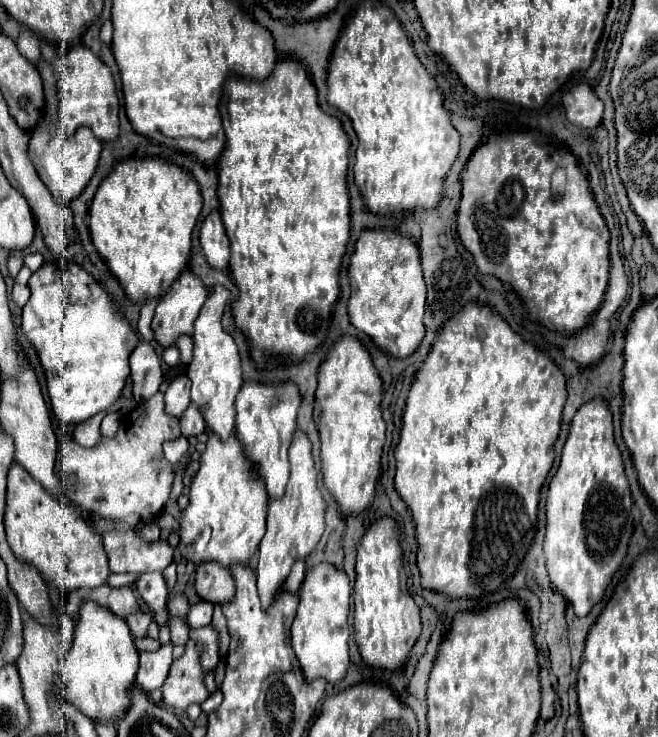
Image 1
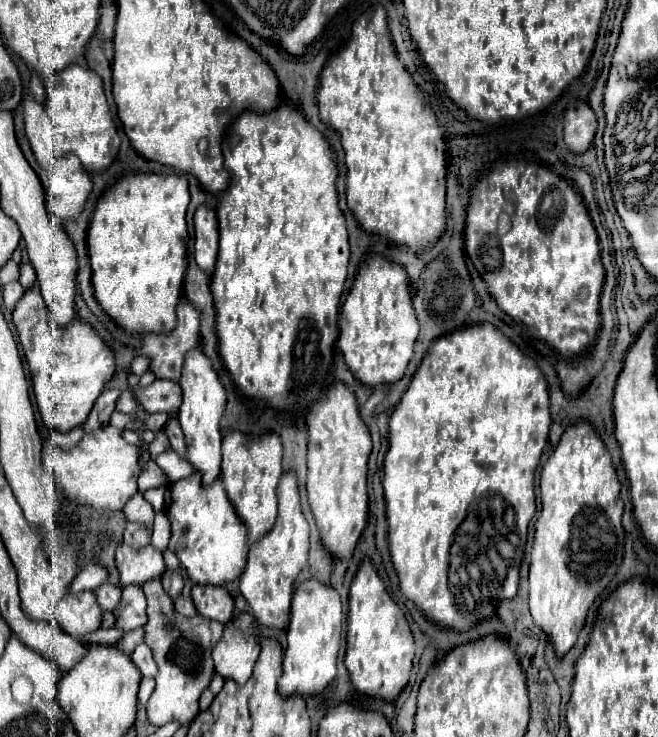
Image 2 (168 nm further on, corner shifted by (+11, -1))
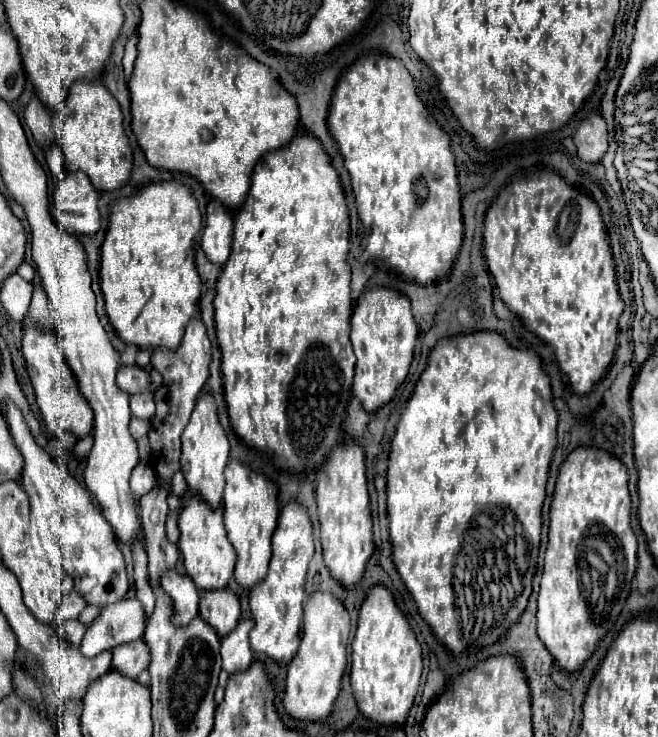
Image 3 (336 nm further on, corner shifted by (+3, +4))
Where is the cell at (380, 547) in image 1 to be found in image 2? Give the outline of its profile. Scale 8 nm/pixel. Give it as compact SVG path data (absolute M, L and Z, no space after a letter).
M364 560L350 586L350 610L346 628L346 668L352 686L370 696L394 702L410 682L414 660L414 638L404 612L390 598L370 560Z

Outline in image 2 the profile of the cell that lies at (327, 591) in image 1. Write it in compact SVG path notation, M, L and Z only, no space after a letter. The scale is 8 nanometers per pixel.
M310 578L302 582L292 598L292 614L288 626L288 644L284 650L284 674L278 682L278 690L284 698L292 694L316 696L336 676L336 660L342 636L342 602L332 586Z

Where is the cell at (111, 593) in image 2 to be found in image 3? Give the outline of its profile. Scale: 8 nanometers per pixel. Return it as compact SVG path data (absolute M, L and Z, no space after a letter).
M4 401L4 417L8 421L12 441L24 459L20 475L22 487L30 497L30 517L32 523L36 523L44 551L50 555L52 563L62 565L64 571L74 577L74 589L88 603L106 607L120 601L128 591L128 575L112 527L102 517L100 509L92 505L88 491L68 473L65 466L60 467L36 443L24 413L12 401Z

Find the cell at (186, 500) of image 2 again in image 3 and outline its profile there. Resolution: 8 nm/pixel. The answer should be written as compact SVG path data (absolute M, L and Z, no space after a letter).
M188 497L186 505L178 515L180 541L178 549L184 557L186 573L192 577L198 589L224 589L234 575L236 567L236 549L228 541L228 533L224 527L224 509L208 509L200 497Z

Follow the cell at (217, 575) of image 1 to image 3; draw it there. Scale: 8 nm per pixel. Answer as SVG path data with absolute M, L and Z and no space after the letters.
M230 589L200 591L200 617L216 629L220 637L228 635L240 621L240 599Z

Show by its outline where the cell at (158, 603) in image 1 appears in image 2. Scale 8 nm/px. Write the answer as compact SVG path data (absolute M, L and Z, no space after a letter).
M124 586L120 604L114 610L116 628L120 628L122 632L142 628L144 622L148 620L144 610L146 610L146 598L140 586Z

